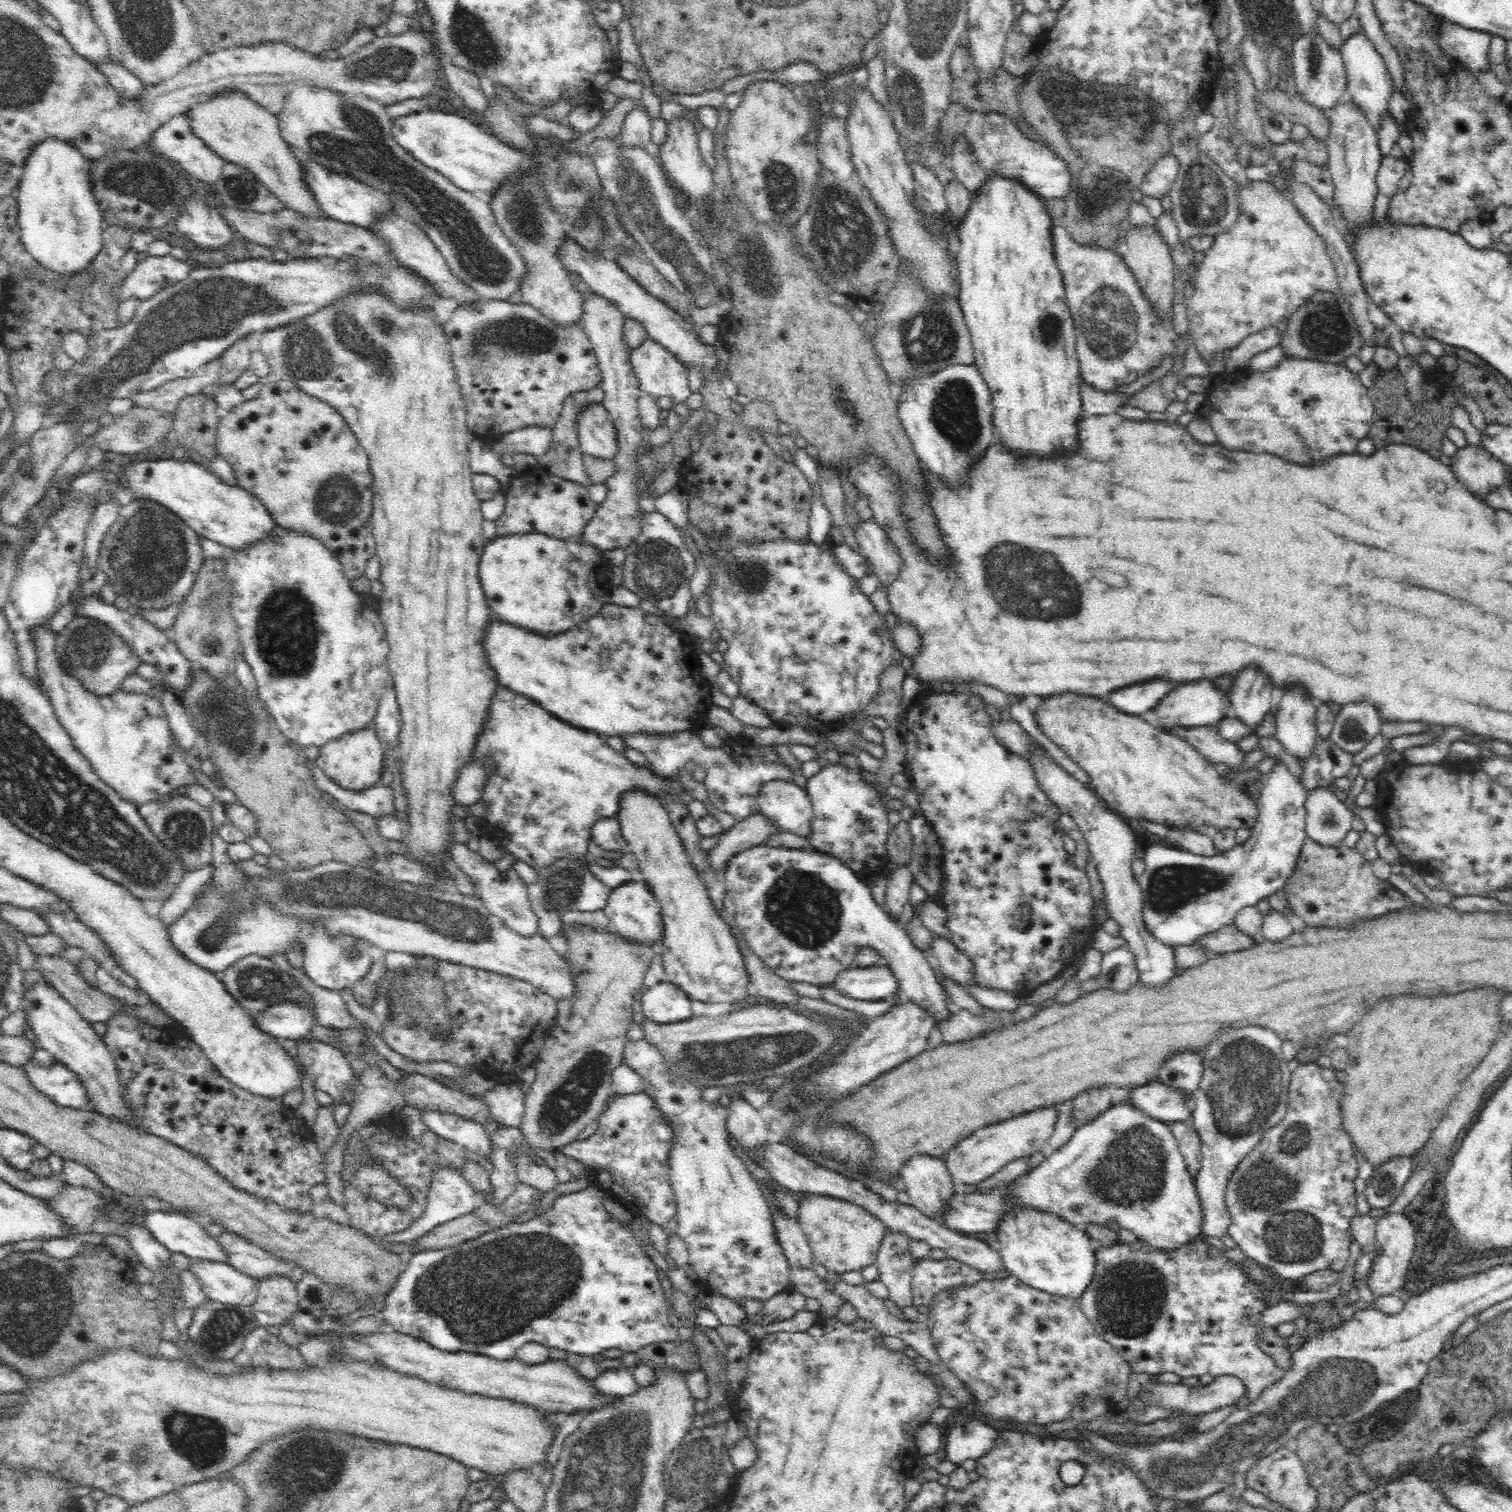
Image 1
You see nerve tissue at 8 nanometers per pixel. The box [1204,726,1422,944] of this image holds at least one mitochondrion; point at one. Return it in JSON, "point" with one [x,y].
{"point":[1329,820]}

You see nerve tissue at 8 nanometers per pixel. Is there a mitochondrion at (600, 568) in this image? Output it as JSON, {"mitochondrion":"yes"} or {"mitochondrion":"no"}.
{"mitochondrion":"no"}

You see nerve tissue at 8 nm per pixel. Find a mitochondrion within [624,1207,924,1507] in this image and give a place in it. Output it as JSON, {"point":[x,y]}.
{"point":[696,1466]}

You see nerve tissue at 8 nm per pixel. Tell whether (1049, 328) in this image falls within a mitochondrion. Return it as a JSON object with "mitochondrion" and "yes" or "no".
{"mitochondrion":"yes"}

